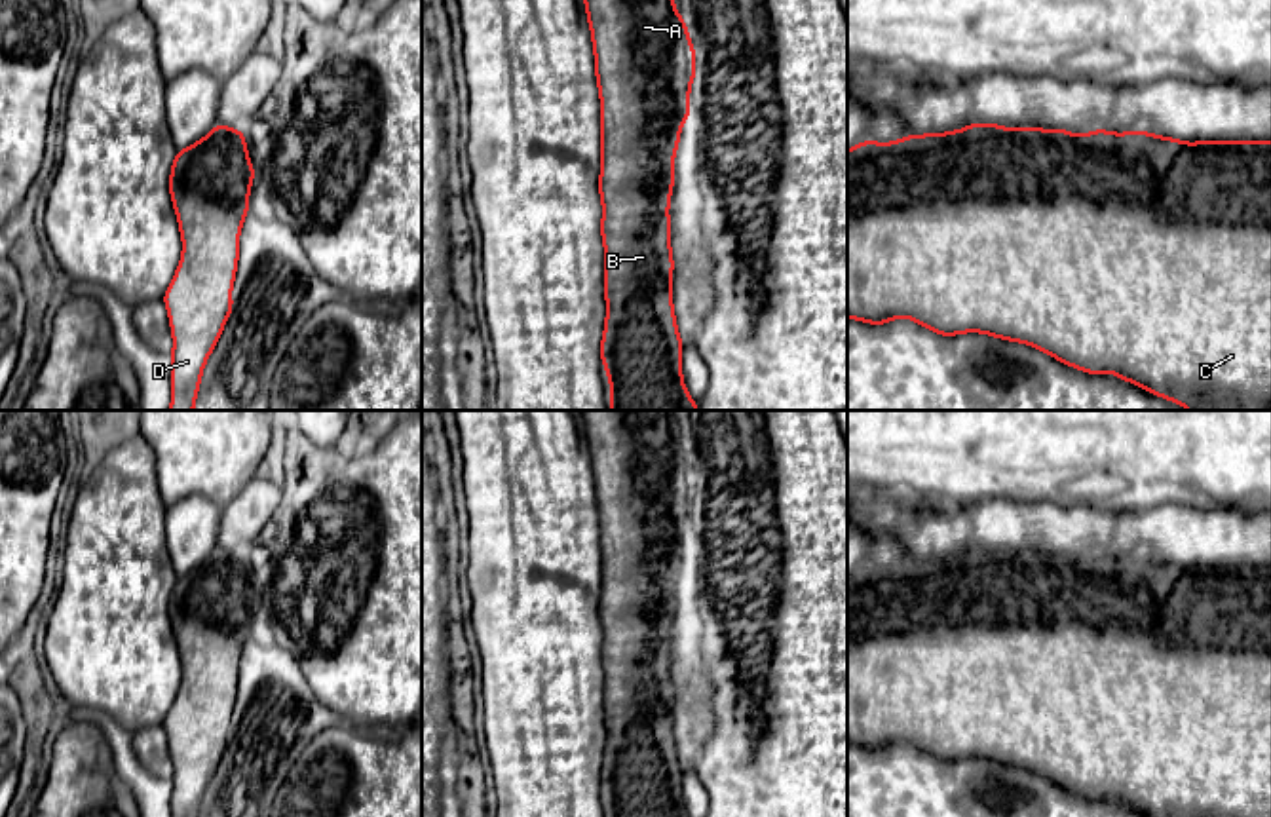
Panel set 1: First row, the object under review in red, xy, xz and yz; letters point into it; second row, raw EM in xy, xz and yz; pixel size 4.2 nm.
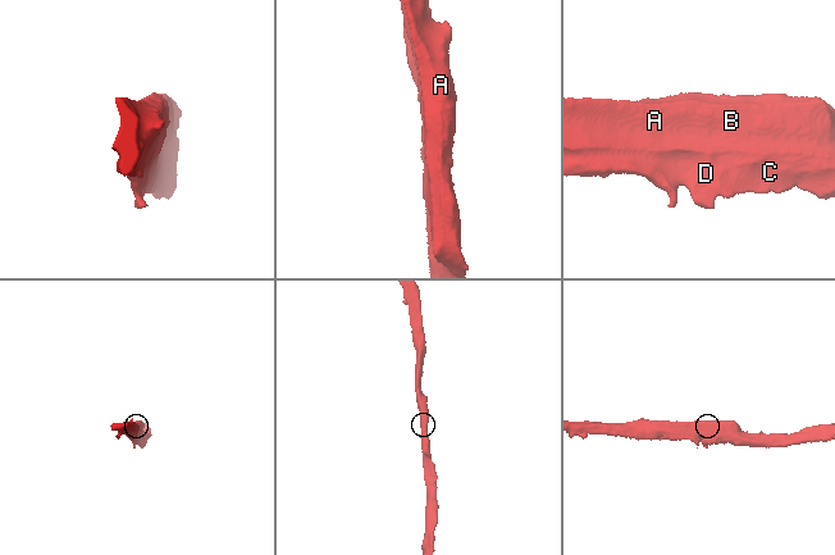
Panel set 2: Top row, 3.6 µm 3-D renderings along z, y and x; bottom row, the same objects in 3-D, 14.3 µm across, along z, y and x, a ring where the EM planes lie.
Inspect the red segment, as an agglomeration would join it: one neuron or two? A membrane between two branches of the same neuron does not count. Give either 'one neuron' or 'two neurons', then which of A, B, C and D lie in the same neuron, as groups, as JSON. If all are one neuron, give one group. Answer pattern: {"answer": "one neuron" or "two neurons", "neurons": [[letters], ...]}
{"answer": "one neuron", "neurons": [["A", "B", "C", "D"]]}

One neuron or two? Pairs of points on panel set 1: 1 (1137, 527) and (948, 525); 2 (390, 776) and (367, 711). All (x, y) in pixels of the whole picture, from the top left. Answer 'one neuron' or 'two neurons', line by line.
1: one neuron
2: two neurons

